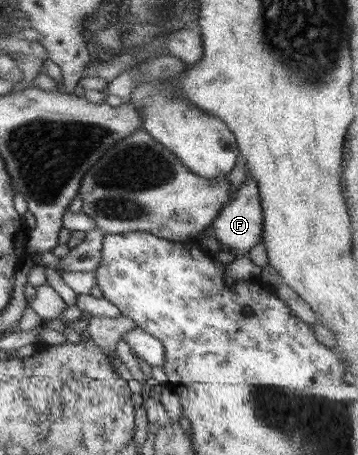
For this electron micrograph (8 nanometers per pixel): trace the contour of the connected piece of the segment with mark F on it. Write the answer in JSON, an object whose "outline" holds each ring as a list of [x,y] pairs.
{"outline":[[[246,175],[246,179],[237,189],[232,200],[218,212],[216,219],[211,224],[212,237],[215,238],[223,249],[228,249],[234,256],[248,254],[251,247],[261,241],[263,215],[257,192],[257,185]]]}

